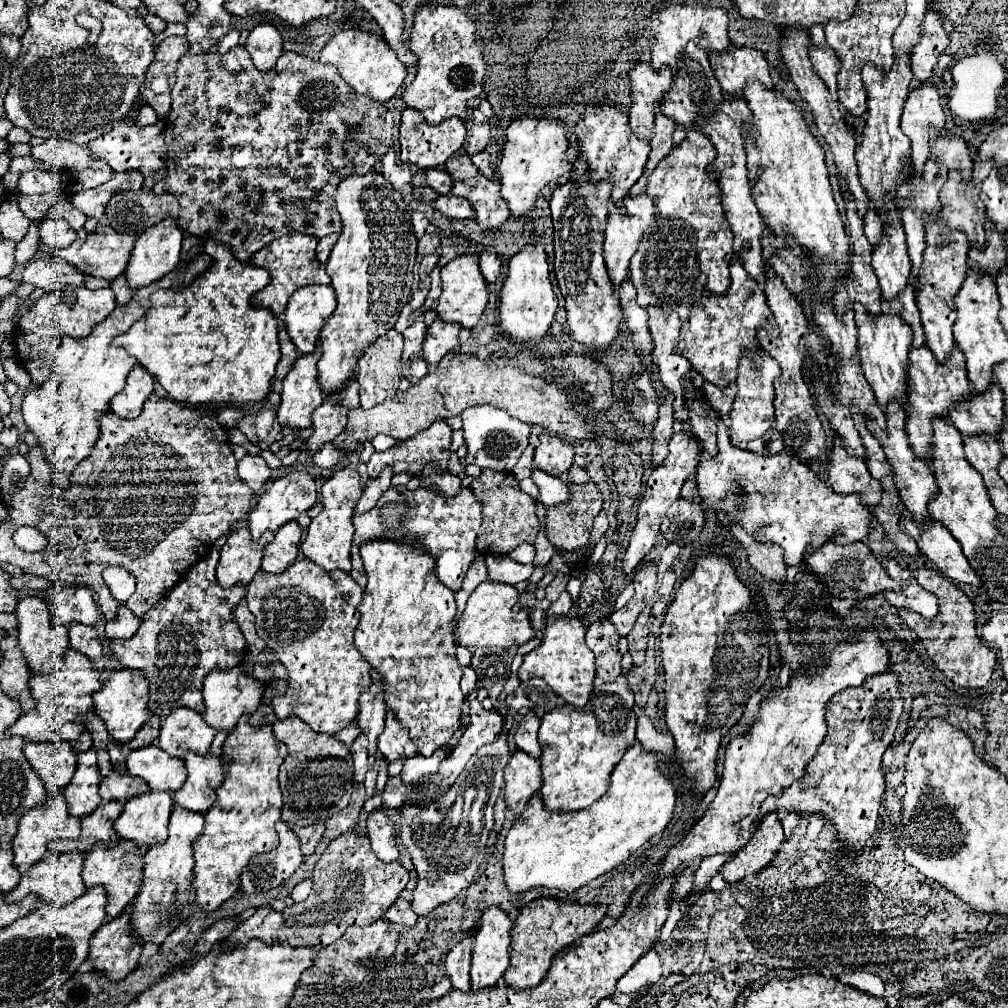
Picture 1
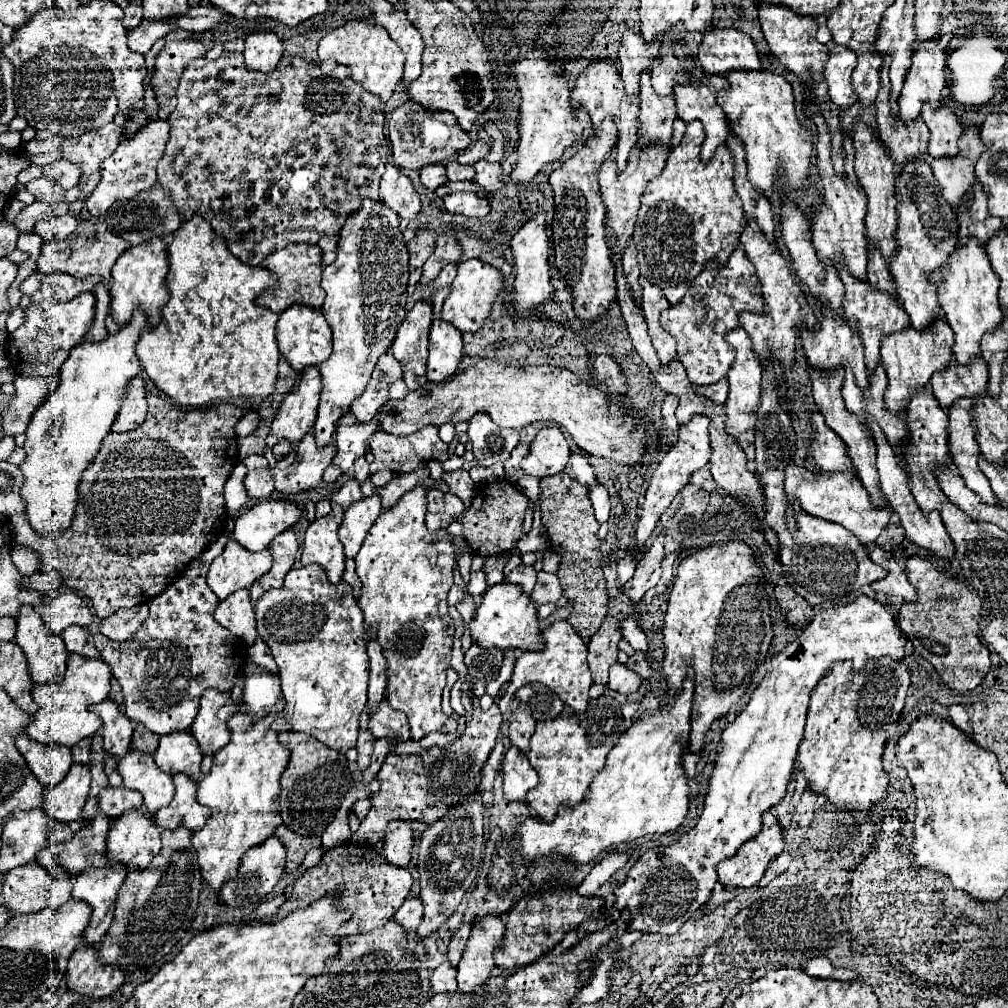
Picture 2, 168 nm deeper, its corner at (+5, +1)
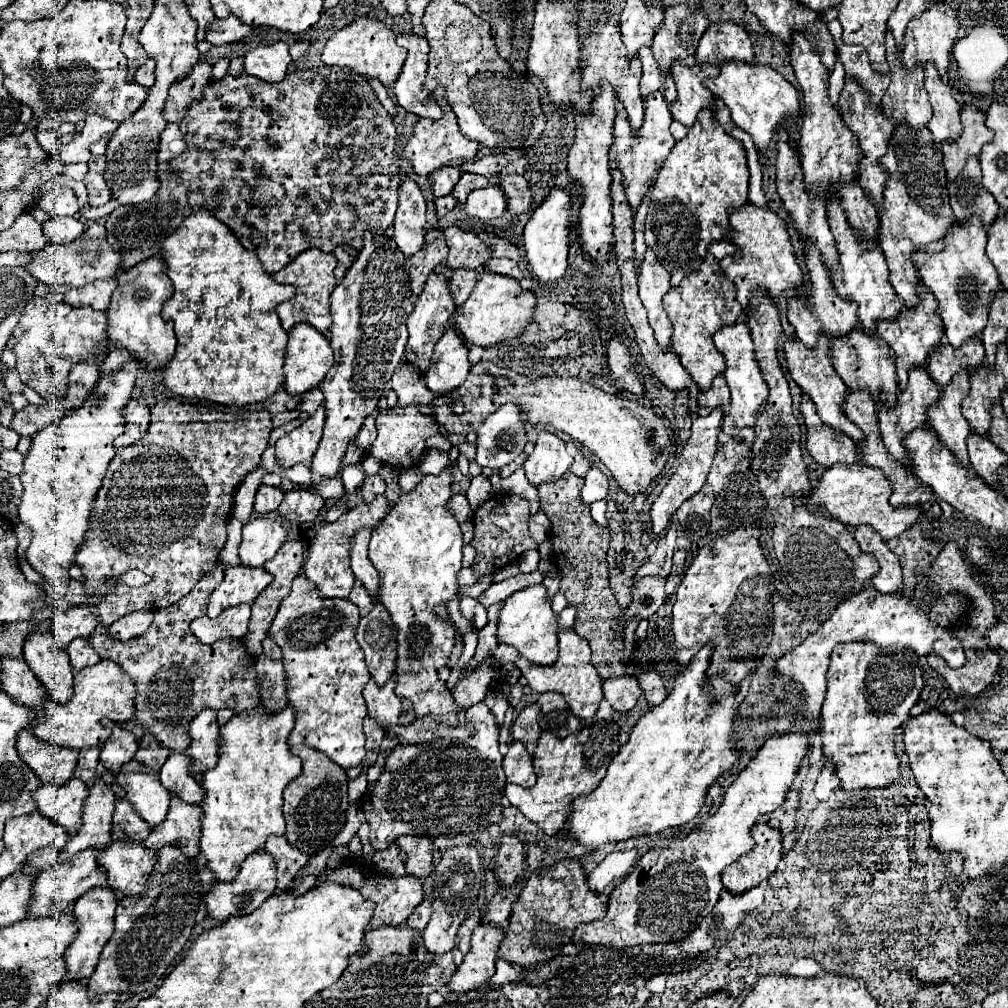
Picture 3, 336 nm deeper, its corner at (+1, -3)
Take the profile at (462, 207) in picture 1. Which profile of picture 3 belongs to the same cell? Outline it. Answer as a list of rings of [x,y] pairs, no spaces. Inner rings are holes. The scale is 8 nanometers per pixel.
[[[499,183],[473,191],[465,203],[467,215],[473,215],[485,221],[499,217],[505,209],[507,209],[507,197],[503,195],[503,189],[499,187]]]

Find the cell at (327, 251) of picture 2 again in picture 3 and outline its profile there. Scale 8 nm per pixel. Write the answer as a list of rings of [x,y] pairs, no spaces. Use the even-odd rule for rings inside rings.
[[[339,245],[339,249],[335,249],[333,253],[337,257],[337,267],[335,267],[335,277],[341,281],[347,273],[347,269],[353,265],[353,261],[357,259],[357,251],[347,247],[347,245]]]

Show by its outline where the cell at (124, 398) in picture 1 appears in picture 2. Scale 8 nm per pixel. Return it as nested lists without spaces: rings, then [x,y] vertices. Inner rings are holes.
[[[133,377],[127,383],[125,397],[121,403],[121,409],[115,417],[115,423],[111,425],[111,431],[121,433],[139,427],[147,417],[147,401],[145,401],[145,381],[141,377]]]

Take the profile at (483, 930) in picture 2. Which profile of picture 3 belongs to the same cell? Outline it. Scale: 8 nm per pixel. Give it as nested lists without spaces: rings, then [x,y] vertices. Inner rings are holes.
[[[481,923],[473,931],[471,949],[467,951],[463,963],[453,973],[447,983],[453,993],[465,993],[483,985],[495,973],[497,947],[503,939],[503,931],[491,923]]]

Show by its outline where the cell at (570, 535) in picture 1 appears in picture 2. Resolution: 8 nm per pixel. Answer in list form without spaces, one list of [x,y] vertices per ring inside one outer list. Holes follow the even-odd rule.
[[[567,473],[541,479],[541,517],[551,549],[561,557],[557,577],[561,579],[563,593],[573,601],[573,611],[567,621],[583,639],[591,637],[605,619],[609,595],[605,591],[605,577],[601,571],[601,551],[597,539],[599,523],[591,513],[589,487],[577,483]]]

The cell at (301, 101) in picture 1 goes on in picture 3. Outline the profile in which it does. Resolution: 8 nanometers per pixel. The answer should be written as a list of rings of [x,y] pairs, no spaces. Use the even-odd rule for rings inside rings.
[[[317,67],[317,69],[305,69],[305,71],[293,71],[289,73],[279,85],[267,85],[265,81],[259,81],[257,77],[251,77],[243,73],[241,77],[227,75],[221,81],[209,81],[205,87],[205,95],[199,103],[195,103],[185,119],[181,121],[183,135],[187,137],[187,149],[183,155],[175,157],[171,165],[175,165],[181,173],[181,179],[185,185],[189,185],[189,203],[193,207],[205,207],[209,209],[219,221],[223,221],[235,237],[241,241],[241,245],[255,253],[261,261],[263,269],[273,275],[281,271],[287,263],[291,263],[299,253],[307,249],[321,249],[323,253],[333,253],[337,245],[349,245],[353,249],[363,249],[363,235],[365,231],[373,231],[379,235],[385,235],[387,229],[395,221],[397,201],[399,201],[399,187],[401,187],[401,169],[399,169],[399,155],[397,155],[397,131],[393,125],[393,119],[383,109],[379,99],[375,97],[373,89],[367,85],[367,79],[363,75],[357,75],[349,69],[341,67]]]

